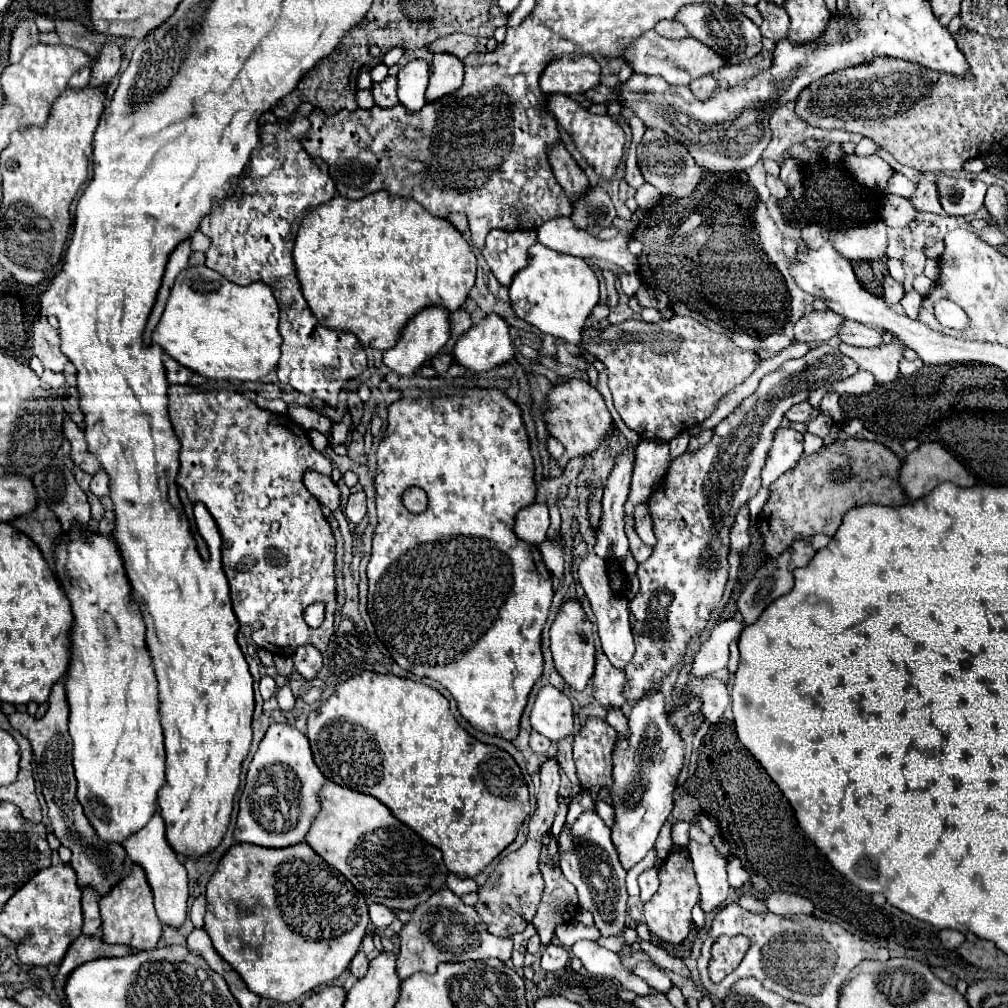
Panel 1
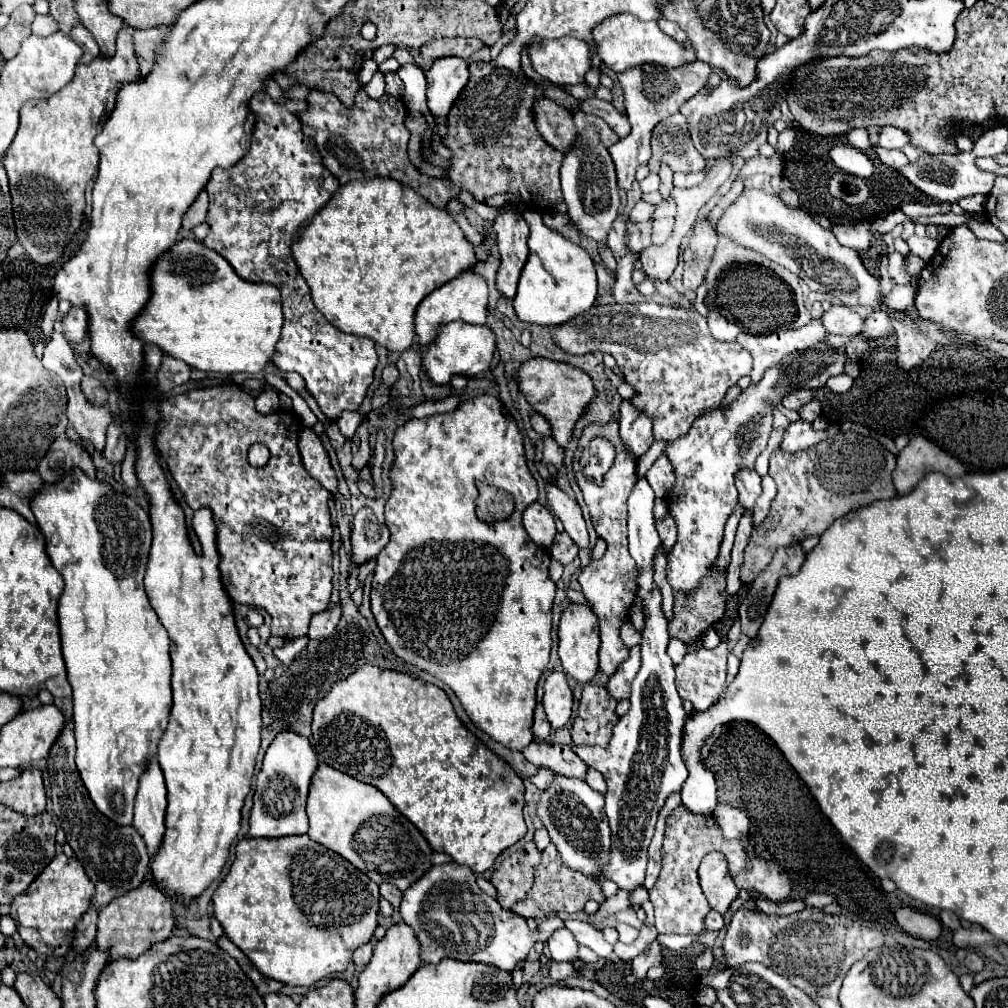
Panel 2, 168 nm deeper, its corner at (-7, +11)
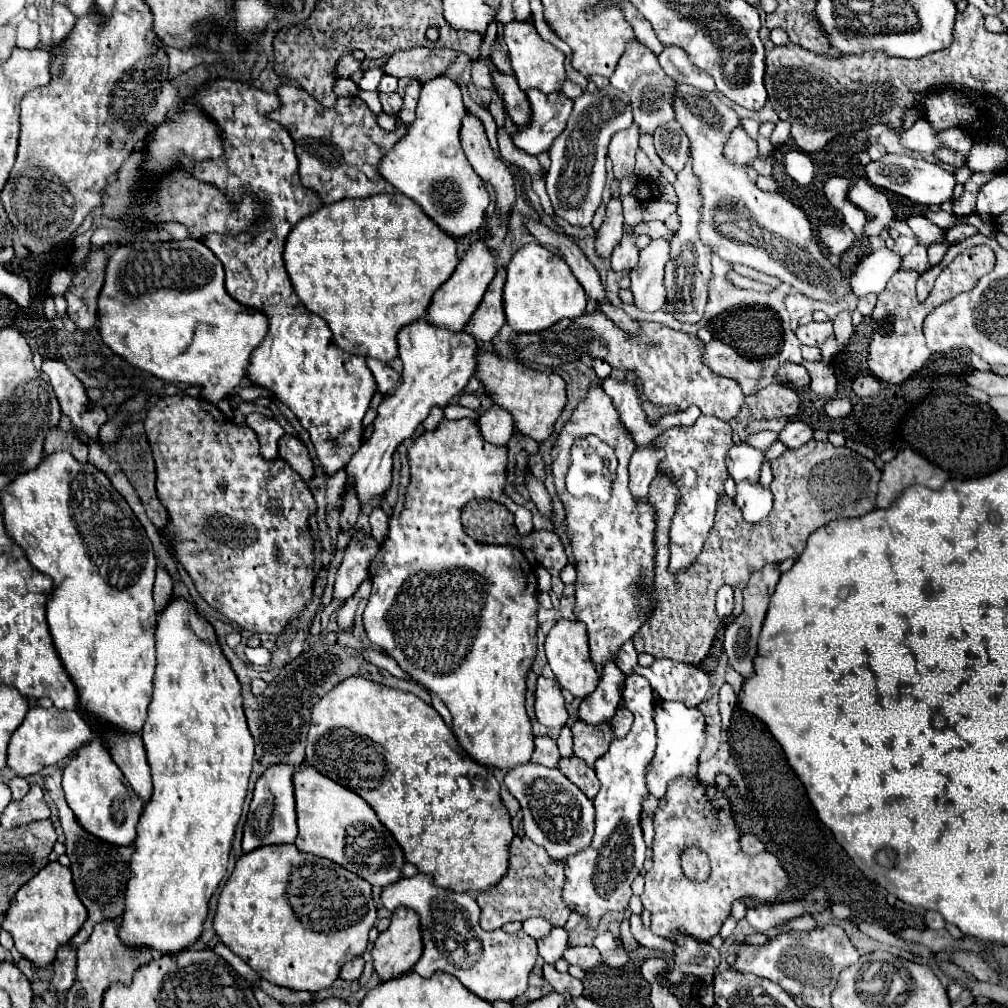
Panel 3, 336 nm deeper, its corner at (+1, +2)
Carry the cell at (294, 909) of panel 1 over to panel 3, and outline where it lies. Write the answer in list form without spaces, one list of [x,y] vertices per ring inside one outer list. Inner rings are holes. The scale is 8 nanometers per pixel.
[[[294,844],[262,846],[244,854],[218,896],[214,918],[218,938],[264,980],[306,992],[332,986],[340,968],[366,950],[368,932],[374,924],[376,906],[372,900],[372,886],[332,860],[300,852]]]

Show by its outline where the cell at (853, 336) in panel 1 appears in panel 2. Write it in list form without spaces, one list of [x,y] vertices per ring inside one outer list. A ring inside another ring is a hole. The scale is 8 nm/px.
[[[834,305],[830,311],[822,315],[822,323],[828,333],[838,335],[858,335],[864,331],[864,319],[850,307]]]

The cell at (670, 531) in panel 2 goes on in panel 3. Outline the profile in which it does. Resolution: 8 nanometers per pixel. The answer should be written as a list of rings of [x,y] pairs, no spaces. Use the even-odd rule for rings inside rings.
[[[810,440],[808,444],[804,444],[798,450],[786,450],[780,458],[776,458],[772,462],[772,492],[774,492],[774,508],[770,512],[768,518],[760,520],[758,524],[748,524],[744,522],[741,510],[735,504],[732,498],[728,498],[726,494],[720,494],[720,506],[716,508],[716,520],[714,520],[714,528],[708,534],[708,540],[704,544],[704,550],[698,554],[696,562],[688,568],[682,570],[680,574],[670,574],[668,570],[670,558],[670,520],[672,514],[676,512],[676,502],[680,500],[680,492],[676,490],[676,484],[672,482],[672,478],[668,478],[668,474],[656,474],[656,478],[652,480],[650,486],[650,504],[656,508],[658,514],[658,528],[656,528],[656,596],[658,596],[658,608],[654,612],[652,618],[648,618],[646,624],[640,626],[640,630],[632,636],[634,648],[638,654],[648,652],[654,658],[670,658],[676,662],[688,664],[700,664],[712,646],[712,640],[716,636],[718,630],[718,616],[716,616],[716,592],[720,586],[728,584],[732,586],[734,593],[734,608],[733,615],[739,616],[743,610],[743,595],[742,590],[748,584],[752,572],[764,568],[766,564],[780,564],[786,558],[796,558],[802,554],[808,536],[834,522],[840,518],[854,518],[854,516],[862,516],[870,510],[874,510],[876,506],[876,490],[878,490],[878,480],[880,480],[880,470],[874,466],[872,460],[860,456],[858,452],[850,450],[848,446],[836,448],[830,442],[816,442]]]

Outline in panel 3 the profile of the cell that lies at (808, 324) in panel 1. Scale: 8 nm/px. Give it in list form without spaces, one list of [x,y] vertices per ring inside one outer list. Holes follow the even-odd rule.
[[[720,340],[708,342],[704,346],[702,358],[704,358],[704,364],[712,368],[712,372],[736,380],[746,396],[754,394],[754,388],[762,370],[762,364],[758,360],[748,360],[738,356],[728,344]]]

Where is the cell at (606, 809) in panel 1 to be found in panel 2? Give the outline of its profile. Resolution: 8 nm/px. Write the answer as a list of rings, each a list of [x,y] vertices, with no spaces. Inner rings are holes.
[[[588,769],[588,775],[586,775],[586,783],[594,789],[594,791],[598,791],[598,793],[602,793],[604,795],[604,789],[606,789],[606,781],[604,781],[604,777],[598,773],[598,771],[594,771],[594,769]]]

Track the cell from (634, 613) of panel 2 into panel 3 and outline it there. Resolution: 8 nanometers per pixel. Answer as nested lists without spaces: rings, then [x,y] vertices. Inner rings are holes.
[[[632,640],[626,641],[621,647],[617,654],[615,663],[627,676],[630,675],[638,665],[638,653],[634,648]]]

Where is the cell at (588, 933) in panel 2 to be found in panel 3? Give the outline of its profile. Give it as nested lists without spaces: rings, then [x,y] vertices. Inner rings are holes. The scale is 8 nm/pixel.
[[[526,918],[524,922],[522,922],[522,930],[528,934],[528,936],[532,936],[532,938],[542,938],[542,936],[546,936],[550,930],[552,930],[552,926],[548,926],[548,922],[544,922],[542,918]]]

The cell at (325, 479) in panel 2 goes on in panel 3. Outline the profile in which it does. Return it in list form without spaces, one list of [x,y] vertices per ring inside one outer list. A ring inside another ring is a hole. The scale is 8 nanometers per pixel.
[[[284,434],[278,440],[278,454],[284,462],[288,462],[304,480],[310,480],[314,476],[314,468],[312,468],[312,460],[308,456],[306,446],[300,442],[298,436],[292,434]]]

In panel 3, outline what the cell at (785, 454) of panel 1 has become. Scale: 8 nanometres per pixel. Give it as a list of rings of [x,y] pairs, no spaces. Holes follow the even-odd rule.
[[[788,422],[778,434],[778,440],[782,440],[788,448],[800,448],[812,440],[812,428],[804,422]]]

